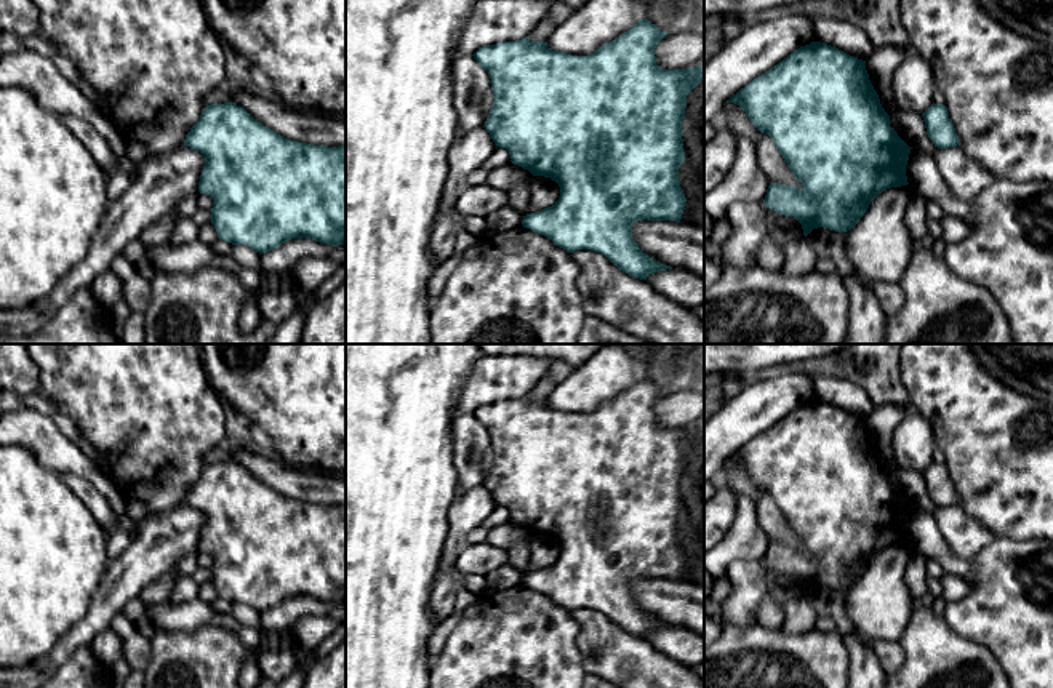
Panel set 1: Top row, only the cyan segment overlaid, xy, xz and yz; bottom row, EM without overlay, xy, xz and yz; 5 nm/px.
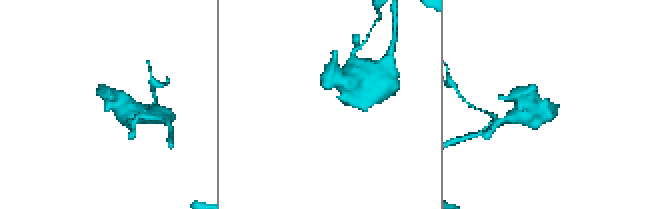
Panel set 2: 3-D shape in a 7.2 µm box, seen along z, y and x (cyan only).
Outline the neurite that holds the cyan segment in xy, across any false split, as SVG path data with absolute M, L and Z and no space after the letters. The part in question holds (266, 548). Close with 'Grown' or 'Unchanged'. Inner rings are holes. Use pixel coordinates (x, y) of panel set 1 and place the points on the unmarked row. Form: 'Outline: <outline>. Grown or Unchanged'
Outline: M235 461L206 462L198 480L186 493L184 504L205 515L198 550L213 557L210 570L218 597L246 603L259 613L291 597L312 597L333 605L346 602L346 504L328 506L286 498Z. Unchanged

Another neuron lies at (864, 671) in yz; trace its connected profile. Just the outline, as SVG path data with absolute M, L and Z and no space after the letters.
M856 629L842 638L850 653L848 688L885 688L885 672L871 643Z

